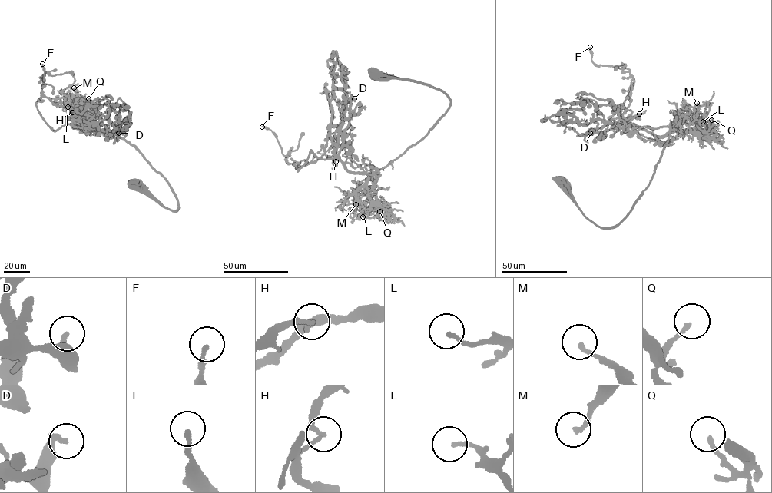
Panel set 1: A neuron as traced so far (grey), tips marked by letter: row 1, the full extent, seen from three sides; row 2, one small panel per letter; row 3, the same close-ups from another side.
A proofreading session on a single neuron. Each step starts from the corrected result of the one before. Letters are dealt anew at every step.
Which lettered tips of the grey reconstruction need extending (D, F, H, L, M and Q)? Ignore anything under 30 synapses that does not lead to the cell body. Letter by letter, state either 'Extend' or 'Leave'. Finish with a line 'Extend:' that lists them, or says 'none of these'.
D: Leave
F: Leave
H: Leave
L: Leave
M: Leave
Q: Leave
Extend: none of these

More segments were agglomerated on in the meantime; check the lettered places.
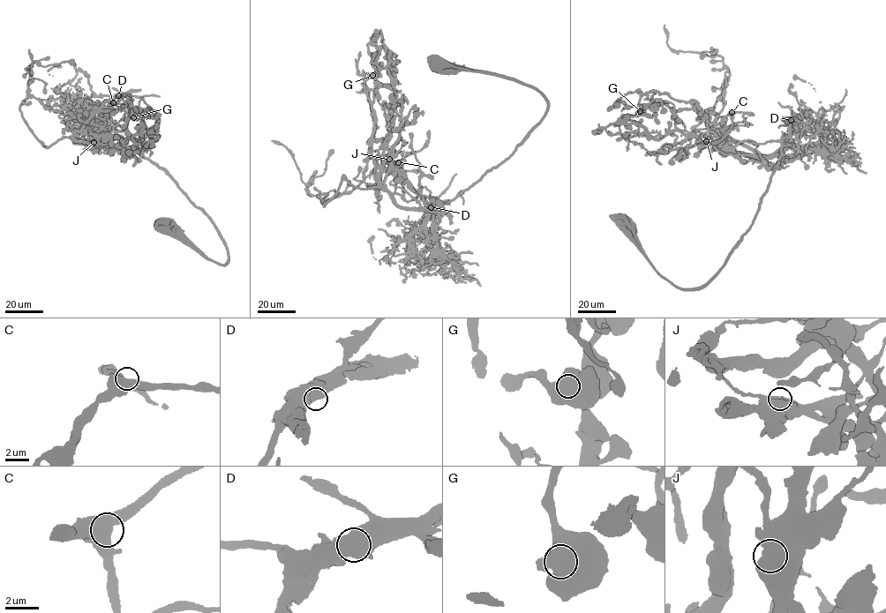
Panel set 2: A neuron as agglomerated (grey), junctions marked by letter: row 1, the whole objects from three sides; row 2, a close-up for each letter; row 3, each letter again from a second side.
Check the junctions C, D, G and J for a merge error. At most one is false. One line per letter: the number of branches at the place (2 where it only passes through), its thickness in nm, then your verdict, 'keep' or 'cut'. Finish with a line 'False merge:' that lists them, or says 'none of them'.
C: branches 1; calibre 850 nm; keep
D: branches 1; calibre 950 nm; keep
G: branches 1; calibre 850 nm; keep
J: branches 1; calibre 950 nm; cut
False merge: J

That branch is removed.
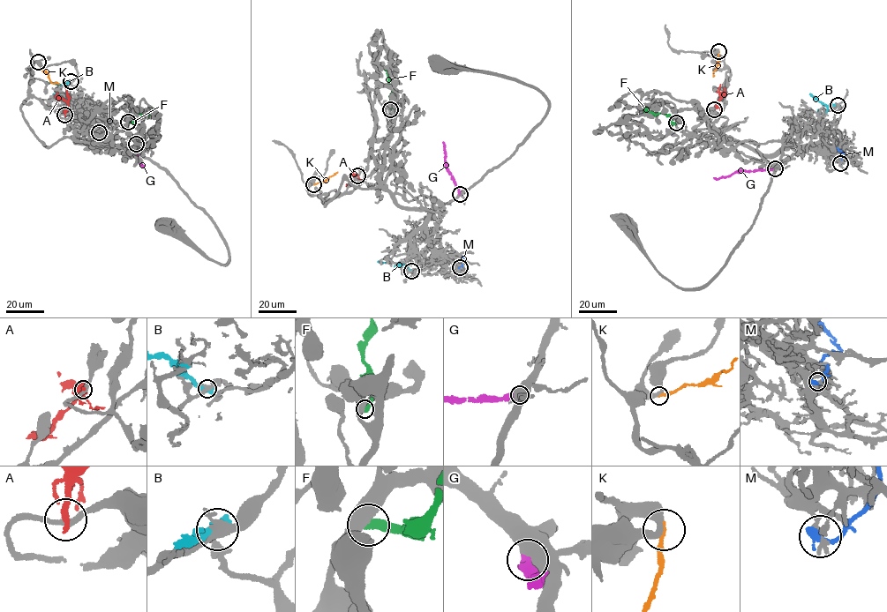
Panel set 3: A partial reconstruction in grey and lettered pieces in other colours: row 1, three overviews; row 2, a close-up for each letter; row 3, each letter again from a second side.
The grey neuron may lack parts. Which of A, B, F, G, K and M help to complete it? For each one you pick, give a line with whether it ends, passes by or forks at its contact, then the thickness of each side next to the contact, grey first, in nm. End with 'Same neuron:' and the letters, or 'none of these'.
Same neuron: none of these

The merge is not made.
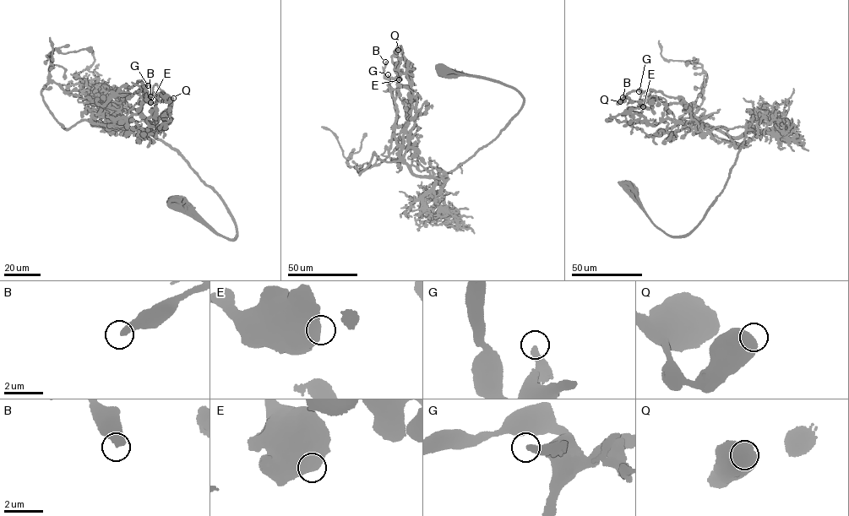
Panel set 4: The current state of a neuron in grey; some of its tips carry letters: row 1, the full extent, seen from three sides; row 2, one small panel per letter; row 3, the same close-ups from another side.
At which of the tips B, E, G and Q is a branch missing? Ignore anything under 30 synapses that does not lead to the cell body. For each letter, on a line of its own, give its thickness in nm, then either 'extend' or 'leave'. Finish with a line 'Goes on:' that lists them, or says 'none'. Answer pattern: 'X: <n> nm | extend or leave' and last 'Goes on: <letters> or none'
B: 440 nm | extend
E: 750 nm | leave
G: 340 nm | leave
Q: 700 nm | leave
Goes on: B

